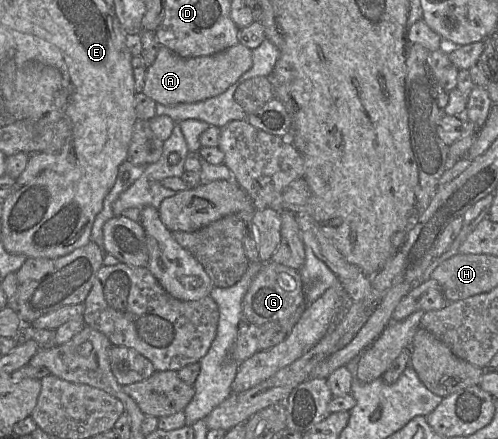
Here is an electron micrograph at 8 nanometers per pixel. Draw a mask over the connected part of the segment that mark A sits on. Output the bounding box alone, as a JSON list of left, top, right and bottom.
[142,43,252,106]

